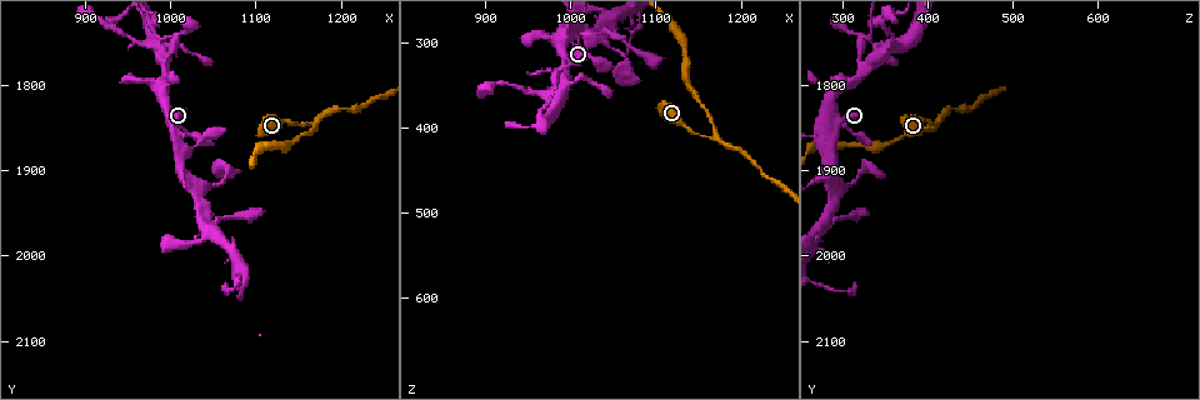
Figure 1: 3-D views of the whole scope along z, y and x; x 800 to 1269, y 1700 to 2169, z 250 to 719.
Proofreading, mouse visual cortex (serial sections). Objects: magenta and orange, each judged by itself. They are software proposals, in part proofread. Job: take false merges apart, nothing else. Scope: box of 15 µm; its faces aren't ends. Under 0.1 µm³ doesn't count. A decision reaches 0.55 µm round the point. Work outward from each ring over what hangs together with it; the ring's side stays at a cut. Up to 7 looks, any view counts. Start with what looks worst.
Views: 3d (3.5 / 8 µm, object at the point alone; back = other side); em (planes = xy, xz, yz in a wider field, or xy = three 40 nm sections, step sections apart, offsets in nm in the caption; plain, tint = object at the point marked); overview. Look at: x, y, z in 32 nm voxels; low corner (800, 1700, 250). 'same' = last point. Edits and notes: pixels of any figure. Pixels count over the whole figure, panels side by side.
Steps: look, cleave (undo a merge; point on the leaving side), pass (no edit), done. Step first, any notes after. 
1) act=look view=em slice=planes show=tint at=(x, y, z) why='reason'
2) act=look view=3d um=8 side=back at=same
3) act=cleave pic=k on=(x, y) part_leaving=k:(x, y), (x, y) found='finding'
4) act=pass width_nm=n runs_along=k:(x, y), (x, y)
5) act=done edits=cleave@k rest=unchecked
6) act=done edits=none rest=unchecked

act=look view=3d um=3.5 side=back at=(1165, 1845, 410) why='a fork'

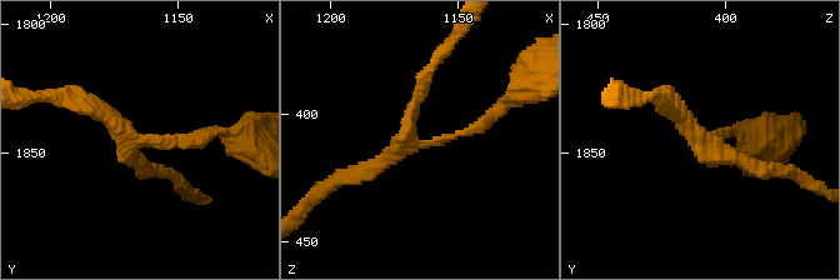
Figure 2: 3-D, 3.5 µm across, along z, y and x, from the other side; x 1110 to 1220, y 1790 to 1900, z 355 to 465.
act=look view=em slice=planes show=tint at=(1166, 1844, 412) arms=3 arm_widths_nm=150,200,200 why='need the tissue'

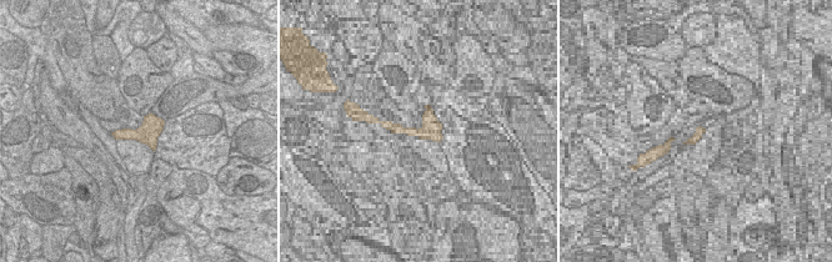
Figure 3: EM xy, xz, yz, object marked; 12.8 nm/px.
act=pass runs_along=2:(211, 131), (131, 143), (143, 170) found='one cell here'

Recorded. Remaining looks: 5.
act=look view=3d um=3.5 at=(1005, 1855, 285) why='small branch off a trunk'

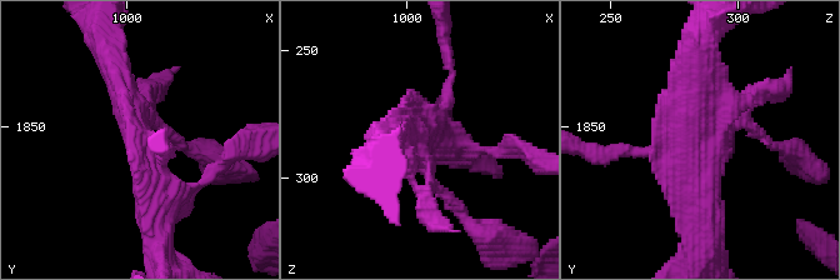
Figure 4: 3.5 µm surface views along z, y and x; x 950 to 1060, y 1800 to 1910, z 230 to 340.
act=look view=em slice=planes show=tint at=(1005, 1853, 287) why='now the EM'

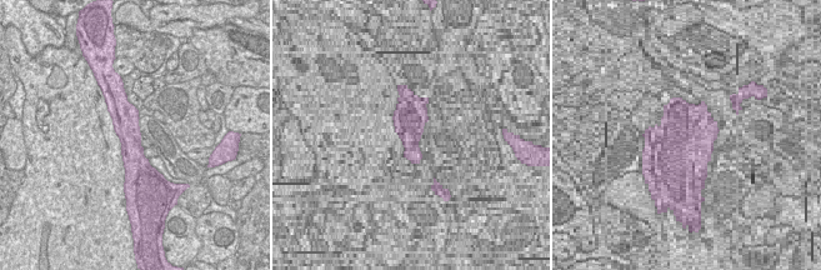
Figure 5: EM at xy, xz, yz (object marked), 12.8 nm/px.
act=look view=em slice=xy step=5 show=tint at=same why='cut it another way'

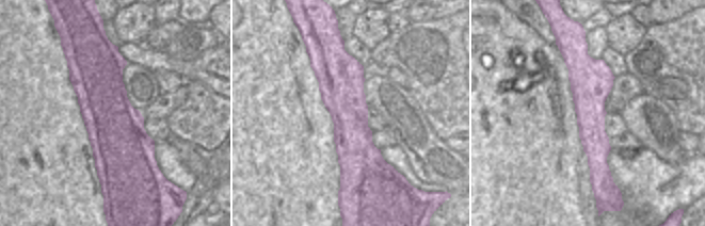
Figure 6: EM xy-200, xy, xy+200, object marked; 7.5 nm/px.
act=pass width_nm=340 runs_along=4:(765, 90), (685, 144), (698, 198) found='one cell here'

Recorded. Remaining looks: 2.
act=look view=3d um=8 side=back at=(990, 1785, 330) why='narrows sharply'

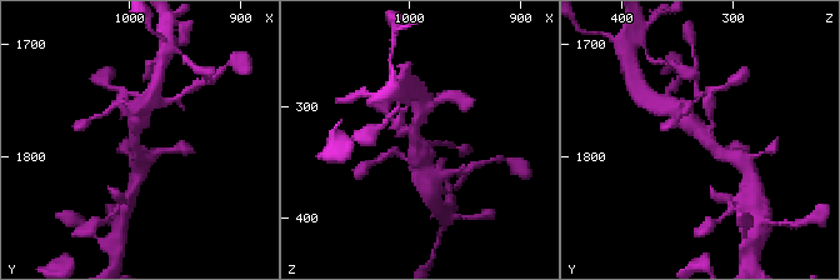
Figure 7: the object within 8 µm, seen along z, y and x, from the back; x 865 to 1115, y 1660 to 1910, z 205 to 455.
act=look view=em slice=xy step=1 show=tint at=(996, 1782, 324) arms=3 arm_widths_nm=150,300,500 why='now the EM'

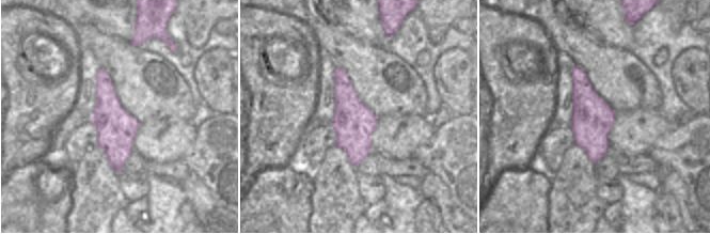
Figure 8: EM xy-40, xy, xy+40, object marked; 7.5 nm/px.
act=pass runs_along=7:(733, 158), (716, 149), (678, 113) found='continuous, no second cell'

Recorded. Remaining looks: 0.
act=done edits=none rest=unchecked

